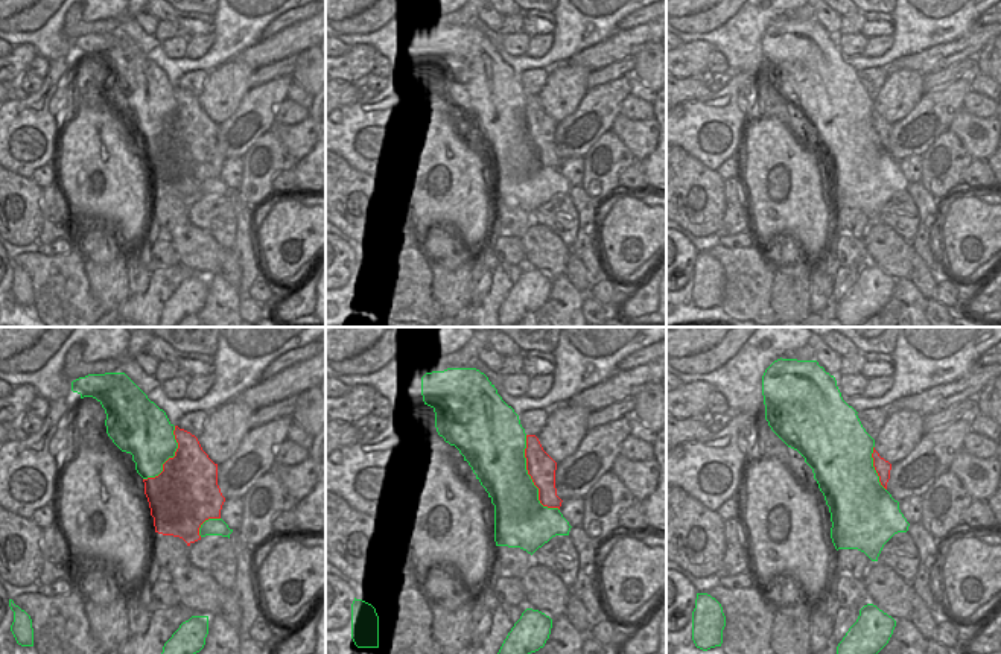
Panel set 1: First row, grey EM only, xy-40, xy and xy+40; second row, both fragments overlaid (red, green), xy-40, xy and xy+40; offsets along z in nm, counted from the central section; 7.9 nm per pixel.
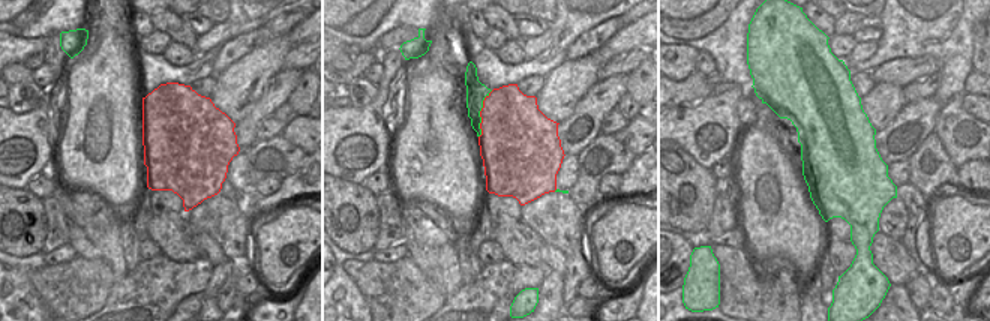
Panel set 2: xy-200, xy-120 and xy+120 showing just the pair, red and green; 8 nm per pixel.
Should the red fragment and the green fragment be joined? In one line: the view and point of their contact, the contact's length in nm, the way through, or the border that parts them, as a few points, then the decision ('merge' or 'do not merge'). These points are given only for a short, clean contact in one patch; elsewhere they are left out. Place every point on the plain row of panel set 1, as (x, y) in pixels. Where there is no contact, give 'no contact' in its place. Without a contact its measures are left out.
meets red in xy at (531, 137); contact 650 nm long; do not merge

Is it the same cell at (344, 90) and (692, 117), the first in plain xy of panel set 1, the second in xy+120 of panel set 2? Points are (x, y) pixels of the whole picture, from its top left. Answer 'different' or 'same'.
different

